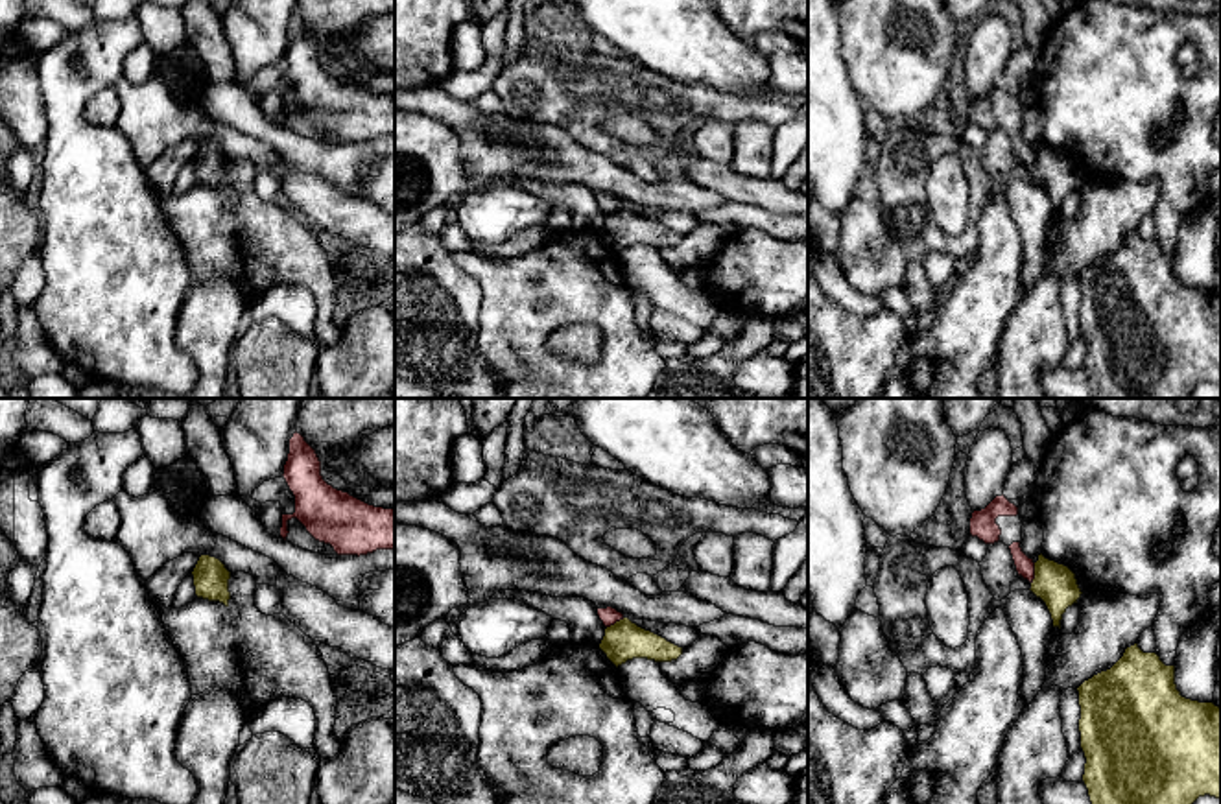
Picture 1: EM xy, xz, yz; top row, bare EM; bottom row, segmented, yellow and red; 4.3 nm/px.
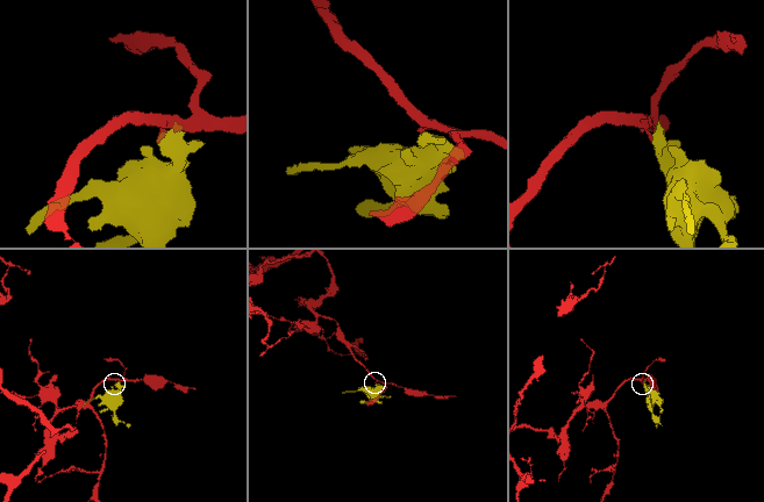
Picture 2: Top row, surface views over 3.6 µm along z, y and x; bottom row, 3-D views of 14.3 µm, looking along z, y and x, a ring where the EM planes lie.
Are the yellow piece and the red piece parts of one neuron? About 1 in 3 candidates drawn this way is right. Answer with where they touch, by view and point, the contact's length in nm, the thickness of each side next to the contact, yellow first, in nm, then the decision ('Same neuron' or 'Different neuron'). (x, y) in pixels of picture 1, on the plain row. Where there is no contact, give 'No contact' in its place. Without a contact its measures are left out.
Touches yellow at yz (1035, 161). Shared border 100 nm. Thickness 180 nm (yellow) against 80 nm. Different neuron

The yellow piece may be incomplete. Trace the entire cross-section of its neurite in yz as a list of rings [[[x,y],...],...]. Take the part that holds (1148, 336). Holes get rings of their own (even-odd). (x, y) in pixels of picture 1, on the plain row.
[[[1134,231],[1110,256],[1085,267],[1077,278],[1086,345],[1083,369],[1096,398],[1188,398],[1199,384],[1221,385],[1221,295],[1182,284],[1175,253],[1166,253],[1156,240],[1144,240]]]

